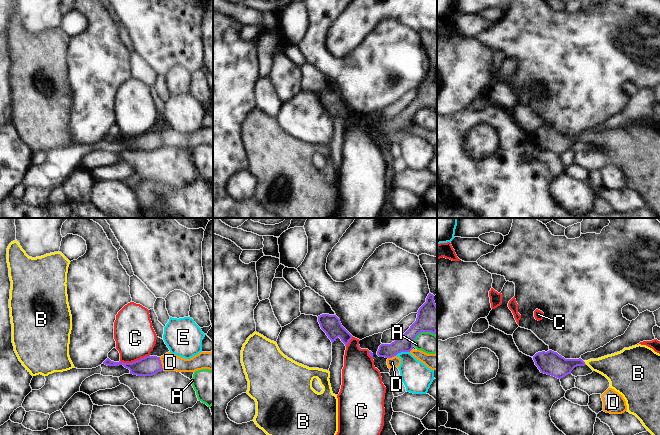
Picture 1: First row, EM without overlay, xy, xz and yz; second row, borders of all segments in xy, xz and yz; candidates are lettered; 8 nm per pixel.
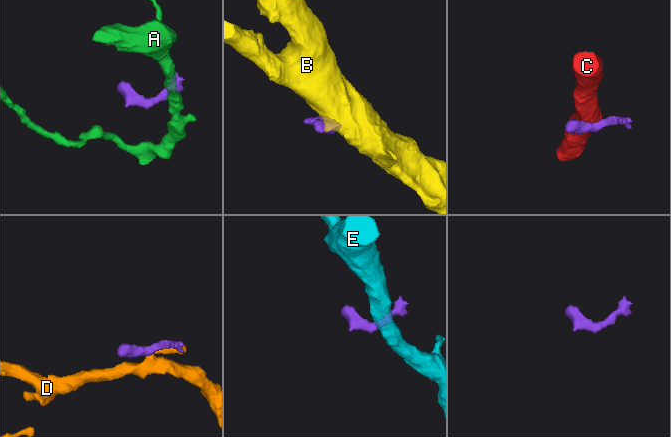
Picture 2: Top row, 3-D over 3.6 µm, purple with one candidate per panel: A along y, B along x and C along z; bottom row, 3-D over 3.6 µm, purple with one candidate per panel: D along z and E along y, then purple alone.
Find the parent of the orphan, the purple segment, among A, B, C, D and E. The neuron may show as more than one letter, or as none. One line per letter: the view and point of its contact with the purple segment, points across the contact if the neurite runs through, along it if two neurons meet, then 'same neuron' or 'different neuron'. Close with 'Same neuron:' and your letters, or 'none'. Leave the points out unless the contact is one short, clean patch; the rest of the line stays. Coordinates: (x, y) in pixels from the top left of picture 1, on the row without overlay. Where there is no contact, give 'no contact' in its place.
A: xz (421, 107) | along xz (435, 109), (420, 108), (412, 121) | different neuron
B: yz (584, 139) | across yz (553, 140), (584, 139), (614, 143) | same neuron
C: xy (135, 137) | along xy (149, 130), (131, 138), (120, 137) | different neuron
D: xy (160, 139) | along xy (159, 133), (163, 145) | different neuron
E: xz (402, 127) | along xz (409, 127), (401, 127), (395, 131) | different neuron
Same neuron: B

